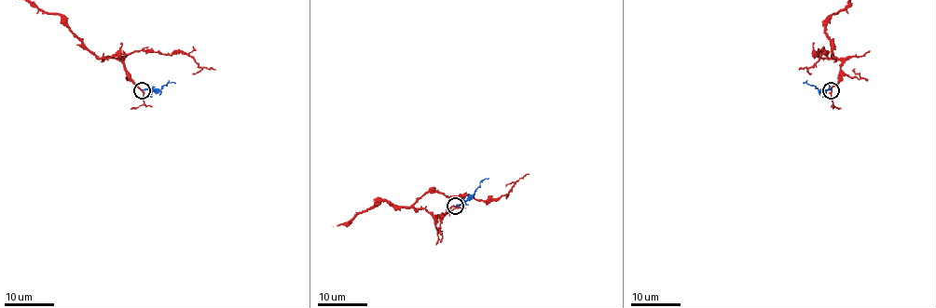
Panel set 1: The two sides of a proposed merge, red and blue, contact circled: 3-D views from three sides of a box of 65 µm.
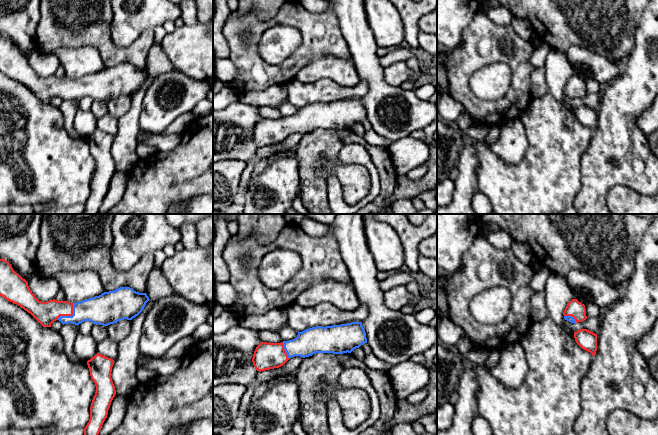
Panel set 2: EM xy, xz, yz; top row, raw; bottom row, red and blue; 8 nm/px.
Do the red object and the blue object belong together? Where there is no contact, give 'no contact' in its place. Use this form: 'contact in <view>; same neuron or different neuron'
contact in xy; same neuron

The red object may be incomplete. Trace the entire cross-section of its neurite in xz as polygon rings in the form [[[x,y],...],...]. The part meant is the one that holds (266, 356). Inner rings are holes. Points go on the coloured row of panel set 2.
[[[362,322],[317,326],[298,332],[295,339],[281,343],[261,342],[255,349],[253,365],[259,372],[279,368],[295,356],[309,357],[315,353],[351,353],[367,343]]]

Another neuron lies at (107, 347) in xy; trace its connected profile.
[[[107,337],[97,344],[97,353],[115,360],[118,355],[118,343]]]

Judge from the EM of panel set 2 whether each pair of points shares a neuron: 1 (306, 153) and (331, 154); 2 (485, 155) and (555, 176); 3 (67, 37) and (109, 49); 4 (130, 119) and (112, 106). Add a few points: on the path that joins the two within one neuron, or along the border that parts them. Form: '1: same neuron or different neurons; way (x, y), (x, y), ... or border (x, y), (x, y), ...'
1: same neuron; way (312, 152), (325, 152)
2: same neuron; way (502, 172), (506, 176), (538, 176)
3: same neuron; way (77, 37), (97, 37), (99, 39)
4: different neurons; border (131, 96), (130, 108), (118, 119)

